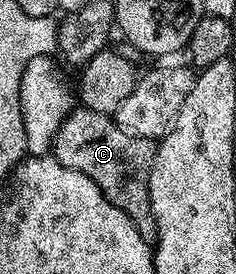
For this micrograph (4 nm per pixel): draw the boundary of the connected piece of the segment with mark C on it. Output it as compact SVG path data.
M75 106L71 109L68 116L61 122L53 143L53 155L55 159L61 162L61 166L72 168L89 178L93 178L93 182L97 182L101 194L105 194L105 198L109 198L109 202L113 202L113 206L117 206L134 222L141 238L145 238L148 242L154 242L159 238L159 227L155 225L149 194L147 193L147 179L151 173L151 163L155 157L155 150L156 145L152 141L141 136L125 134L121 130L121 126L117 126L108 113L89 110L82 106Z

